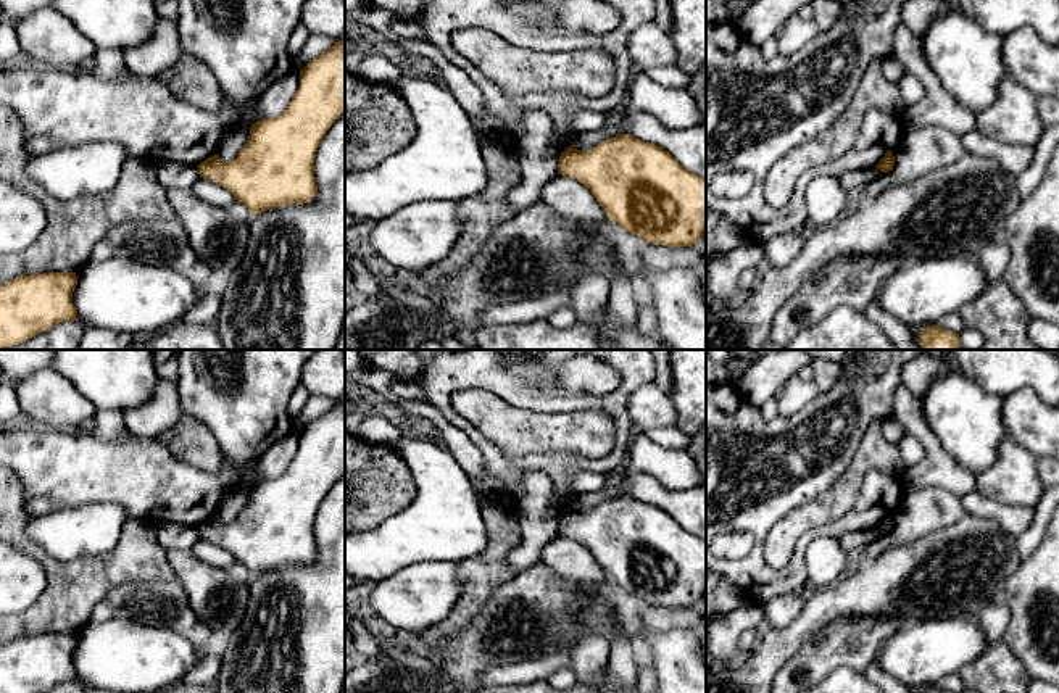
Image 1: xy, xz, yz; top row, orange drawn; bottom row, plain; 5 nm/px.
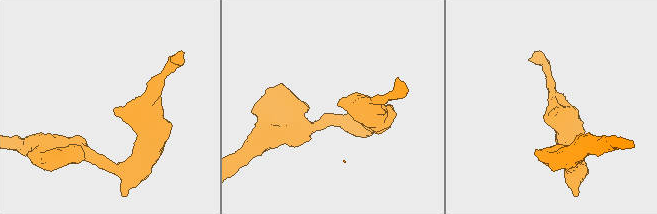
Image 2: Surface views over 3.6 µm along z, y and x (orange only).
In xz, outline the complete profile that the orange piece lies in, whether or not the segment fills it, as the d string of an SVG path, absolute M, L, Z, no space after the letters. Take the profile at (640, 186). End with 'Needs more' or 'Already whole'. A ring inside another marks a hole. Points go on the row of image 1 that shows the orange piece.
M630 134L585 151L571 145L559 156L558 174L583 184L608 219L642 242L690 247L706 232L706 179Z. Already whole

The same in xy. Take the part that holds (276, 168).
M338 40L300 71L297 93L280 116L253 122L234 161L213 155L200 163L200 177L227 189L251 216L305 205L318 193L318 147L343 111L345 40Z. Already whole

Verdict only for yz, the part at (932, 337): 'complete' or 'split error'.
complete

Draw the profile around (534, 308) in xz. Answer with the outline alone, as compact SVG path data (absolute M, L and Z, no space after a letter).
M554 287L545 295L522 301L490 305L479 313L479 327L546 319L553 311L572 306L571 287Z

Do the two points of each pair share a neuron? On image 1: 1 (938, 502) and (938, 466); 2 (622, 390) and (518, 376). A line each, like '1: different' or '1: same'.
1: different
2: same

